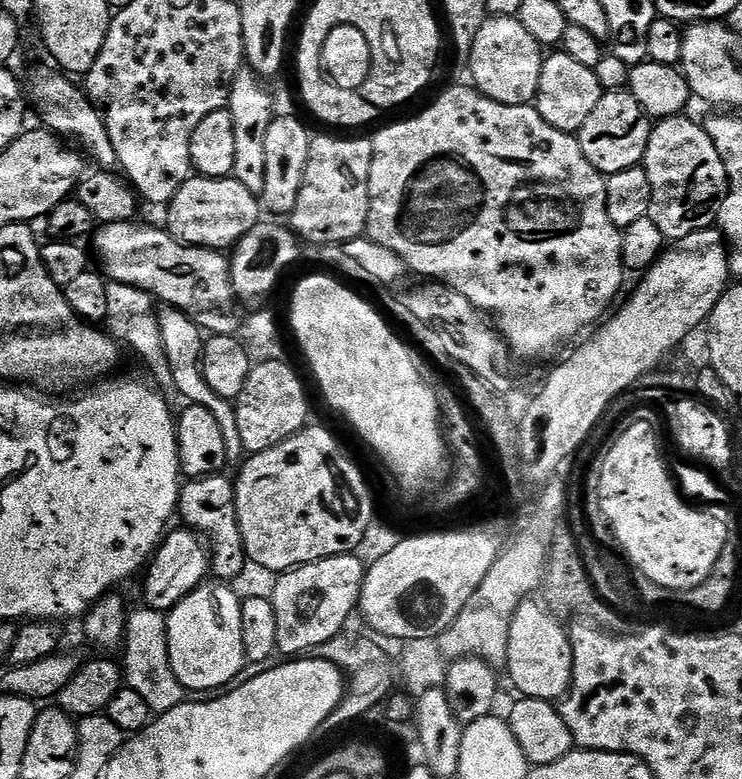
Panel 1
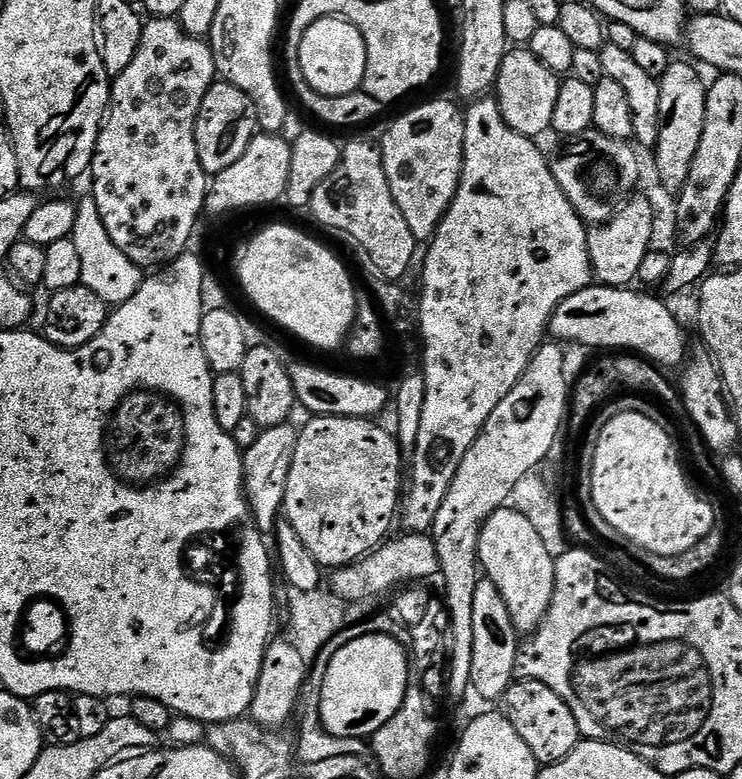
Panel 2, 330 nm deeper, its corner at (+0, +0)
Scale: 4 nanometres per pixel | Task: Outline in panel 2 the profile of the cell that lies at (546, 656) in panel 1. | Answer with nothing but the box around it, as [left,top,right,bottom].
[480,506,556,634]

